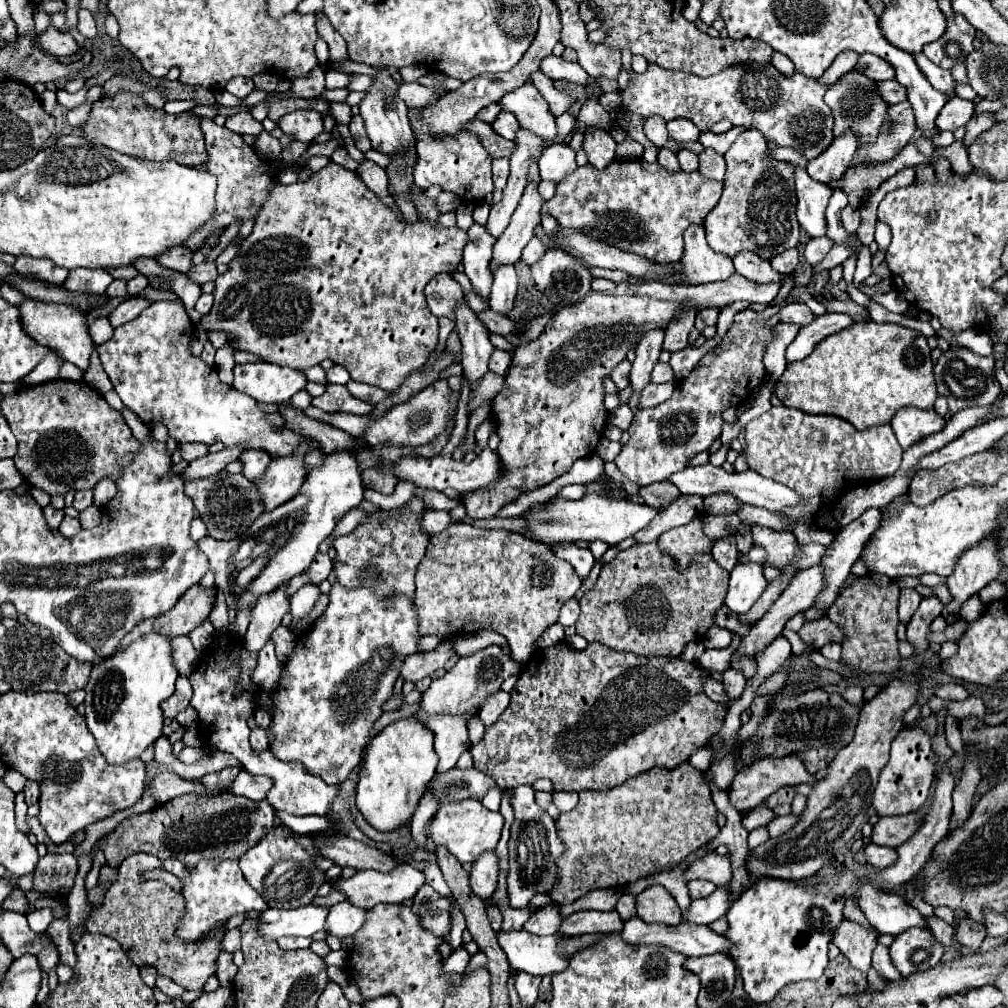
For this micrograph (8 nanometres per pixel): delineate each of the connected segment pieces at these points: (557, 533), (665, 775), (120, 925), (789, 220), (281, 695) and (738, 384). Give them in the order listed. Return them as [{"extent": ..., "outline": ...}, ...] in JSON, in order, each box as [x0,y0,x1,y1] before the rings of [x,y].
[{"extent":[521,493,657,545],"outline":[[[595,493],[585,495],[579,501],[563,499],[563,497],[553,497],[549,501],[549,507],[537,515],[537,519],[529,519],[529,513],[525,511],[521,517],[525,519],[525,537],[553,545],[561,541],[595,541],[601,539],[607,545],[617,545],[619,541],[633,537],[637,531],[641,531],[653,517],[657,515],[657,509],[633,503],[629,499],[607,499]]]},{"extent":[547,763,719,905],"outline":[[[683,763],[675,769],[653,767],[651,771],[641,773],[609,791],[581,791],[577,807],[573,811],[561,813],[555,825],[565,851],[557,859],[559,881],[547,895],[553,899],[553,903],[559,905],[573,903],[593,889],[613,889],[633,883],[657,869],[671,871],[697,847],[715,839],[719,831],[717,809],[711,799],[709,787],[705,785],[701,771],[697,771],[689,763]]]},{"extent":[87,853,223,991],"outline":[[[135,853],[127,857],[119,867],[119,879],[105,893],[103,905],[87,919],[89,933],[101,933],[121,943],[123,951],[135,965],[151,965],[159,975],[169,977],[187,991],[203,989],[205,981],[215,973],[217,957],[221,953],[223,933],[209,937],[209,941],[183,943],[175,937],[175,923],[183,915],[183,895],[173,891],[165,881],[141,881],[141,873],[161,867],[157,857],[147,853]]]},{"extent":[703,129,799,261],"outline":[[[753,129],[741,133],[723,157],[727,161],[725,189],[721,201],[703,223],[707,243],[727,257],[735,257],[739,251],[749,249],[767,261],[795,247],[799,243],[799,221],[795,217],[797,197],[793,167],[769,157],[765,137]]]},{"extent":[269,567,421,785],"outline":[[[373,567],[363,571],[361,587],[347,589],[341,583],[333,583],[325,613],[303,635],[299,635],[295,655],[285,663],[283,677],[273,695],[277,705],[269,727],[275,735],[271,743],[273,755],[281,761],[299,761],[305,771],[321,777],[329,785],[343,783],[361,763],[363,749],[369,743],[369,729],[383,713],[381,705],[391,697],[405,657],[421,651],[421,633],[413,599],[401,593],[377,597],[377,583],[381,583],[381,577]]]},{"extent":[615,309,775,485],"outline":[[[751,309],[739,311],[733,319],[733,325],[723,335],[723,339],[713,349],[713,353],[707,353],[695,365],[695,369],[689,373],[689,377],[677,381],[673,395],[665,403],[659,403],[653,409],[641,409],[635,415],[635,419],[629,427],[631,439],[615,459],[621,473],[627,475],[627,479],[637,483],[637,485],[651,485],[655,481],[667,479],[671,473],[683,471],[691,457],[695,457],[701,451],[707,451],[711,447],[711,443],[721,435],[721,425],[725,423],[721,413],[729,407],[739,407],[767,379],[767,369],[763,365],[763,355],[765,355],[767,343],[771,343],[773,339],[775,339],[775,331],[771,327],[767,327],[765,319],[761,319]]]}]

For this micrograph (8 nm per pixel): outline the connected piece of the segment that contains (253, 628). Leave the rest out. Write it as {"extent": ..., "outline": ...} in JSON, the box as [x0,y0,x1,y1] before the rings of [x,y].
{"extent":[243,583,289,651],"outline":[[[287,583],[285,587],[281,587],[281,591],[273,591],[273,595],[265,595],[257,599],[251,613],[249,629],[243,639],[249,651],[261,651],[261,647],[271,637],[271,633],[281,625],[283,615],[289,613],[289,597],[285,589],[287,589]]]}

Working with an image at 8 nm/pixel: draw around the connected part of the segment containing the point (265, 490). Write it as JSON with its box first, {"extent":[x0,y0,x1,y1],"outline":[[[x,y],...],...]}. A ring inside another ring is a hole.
{"extent":[255,439,319,511],"outline":[[[309,439],[307,443],[303,443],[297,453],[289,455],[289,457],[277,457],[271,459],[269,469],[265,471],[263,479],[255,481],[255,487],[261,493],[261,499],[265,503],[265,511],[273,511],[275,507],[283,505],[285,501],[293,499],[293,495],[297,495],[299,487],[305,481],[305,467],[303,467],[303,455],[309,449],[309,445],[319,447],[317,441]]]}

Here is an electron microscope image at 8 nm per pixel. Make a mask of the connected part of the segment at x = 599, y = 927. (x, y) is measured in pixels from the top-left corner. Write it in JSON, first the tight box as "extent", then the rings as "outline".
{"extent":[559,911,623,935],"outline":[[[577,911],[569,915],[559,933],[563,935],[585,935],[585,933],[617,933],[623,927],[623,919],[619,919],[617,911]]]}

